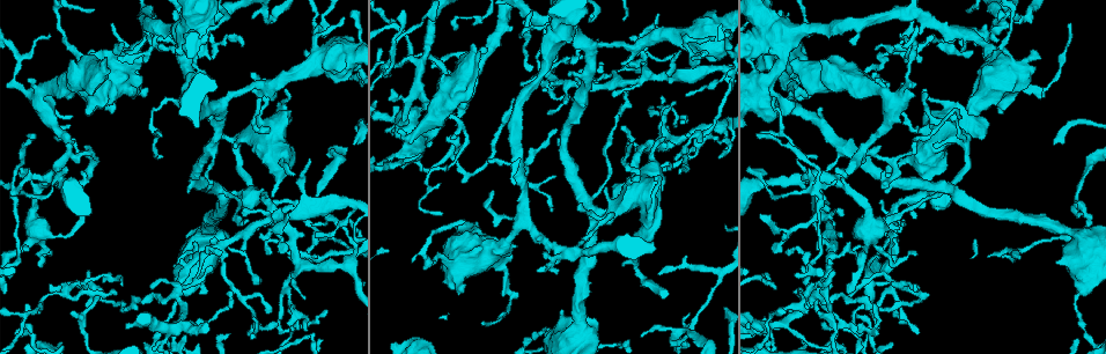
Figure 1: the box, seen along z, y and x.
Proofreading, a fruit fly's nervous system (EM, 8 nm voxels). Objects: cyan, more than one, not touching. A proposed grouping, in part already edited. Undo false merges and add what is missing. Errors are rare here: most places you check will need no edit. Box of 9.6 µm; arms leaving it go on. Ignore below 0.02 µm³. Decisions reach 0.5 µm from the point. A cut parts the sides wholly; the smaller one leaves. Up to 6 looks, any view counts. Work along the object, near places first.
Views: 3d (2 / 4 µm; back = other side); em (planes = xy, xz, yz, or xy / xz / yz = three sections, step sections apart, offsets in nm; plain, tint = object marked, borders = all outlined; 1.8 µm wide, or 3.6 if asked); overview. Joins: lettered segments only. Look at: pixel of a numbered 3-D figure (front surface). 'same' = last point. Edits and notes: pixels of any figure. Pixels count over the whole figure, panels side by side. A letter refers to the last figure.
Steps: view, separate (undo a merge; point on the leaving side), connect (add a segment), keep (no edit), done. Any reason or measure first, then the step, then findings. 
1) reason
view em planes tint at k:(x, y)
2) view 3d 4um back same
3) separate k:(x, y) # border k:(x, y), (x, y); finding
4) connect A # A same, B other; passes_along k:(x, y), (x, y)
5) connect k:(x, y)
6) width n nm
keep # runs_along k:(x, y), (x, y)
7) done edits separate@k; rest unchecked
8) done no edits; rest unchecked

a fork
view em planes tint at 1:(818, 293)

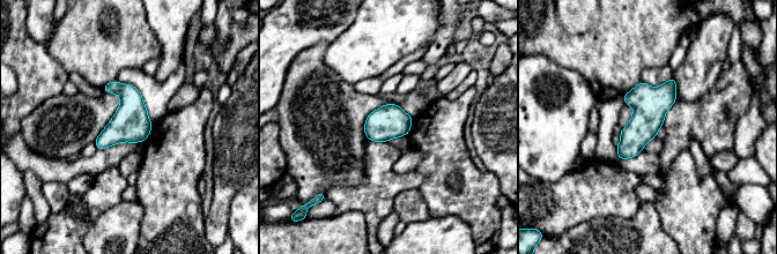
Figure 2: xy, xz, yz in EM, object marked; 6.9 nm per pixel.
view em planes borders same

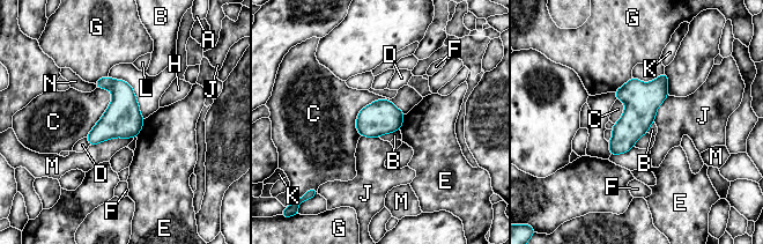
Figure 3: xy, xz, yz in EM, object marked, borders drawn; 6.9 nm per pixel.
keep # A other, B other, C other, D other, E other, F other, G other, H other, J other, K other, L other, M other, N other; continuous, no second cell

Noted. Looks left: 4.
sharp bend
view 3d 4um at 1:(697, 37)

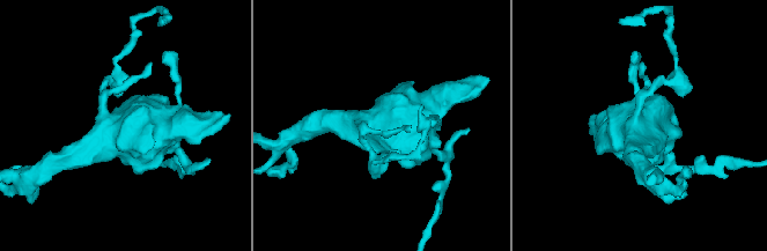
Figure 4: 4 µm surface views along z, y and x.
view em 3.6um yz step 8 tint at 4:(639, 133)

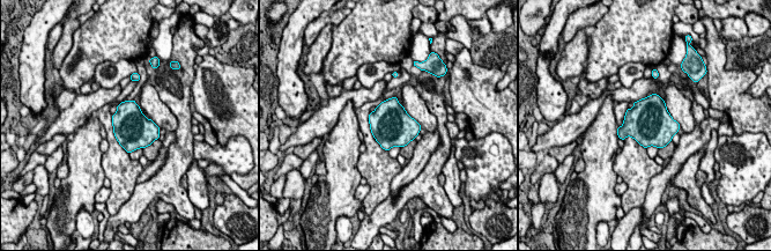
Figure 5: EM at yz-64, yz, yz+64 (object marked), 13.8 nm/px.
cut it another way
view em 3.6um planes borders same

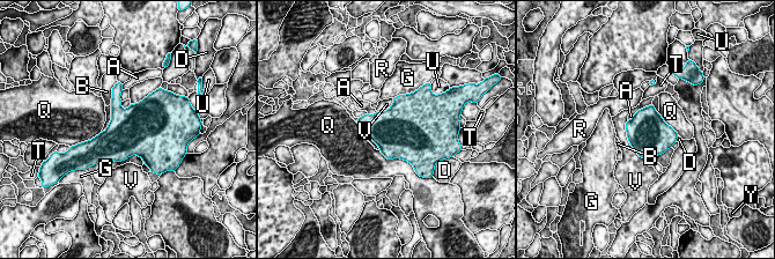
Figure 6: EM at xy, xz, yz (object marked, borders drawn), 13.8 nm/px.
keep # A other, B other, D other, G other, Q other, R other, T other, U other, V other, Y other; border 6:(378, 150), (388, 158), (410, 162); one cell here

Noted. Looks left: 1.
sudden change in width
view em planes borders at 1:(410, 148)

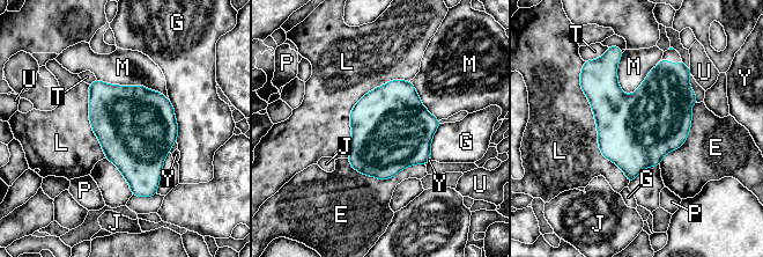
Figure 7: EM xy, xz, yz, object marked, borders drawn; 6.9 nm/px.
width 500 nm
keep # E other, G other, J other, L other, M other, P other, T other, U other, Y other; border 7:(579, 75), (598, 147), (629, 182); all the same cell

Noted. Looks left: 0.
done no edits; rest unchecked

